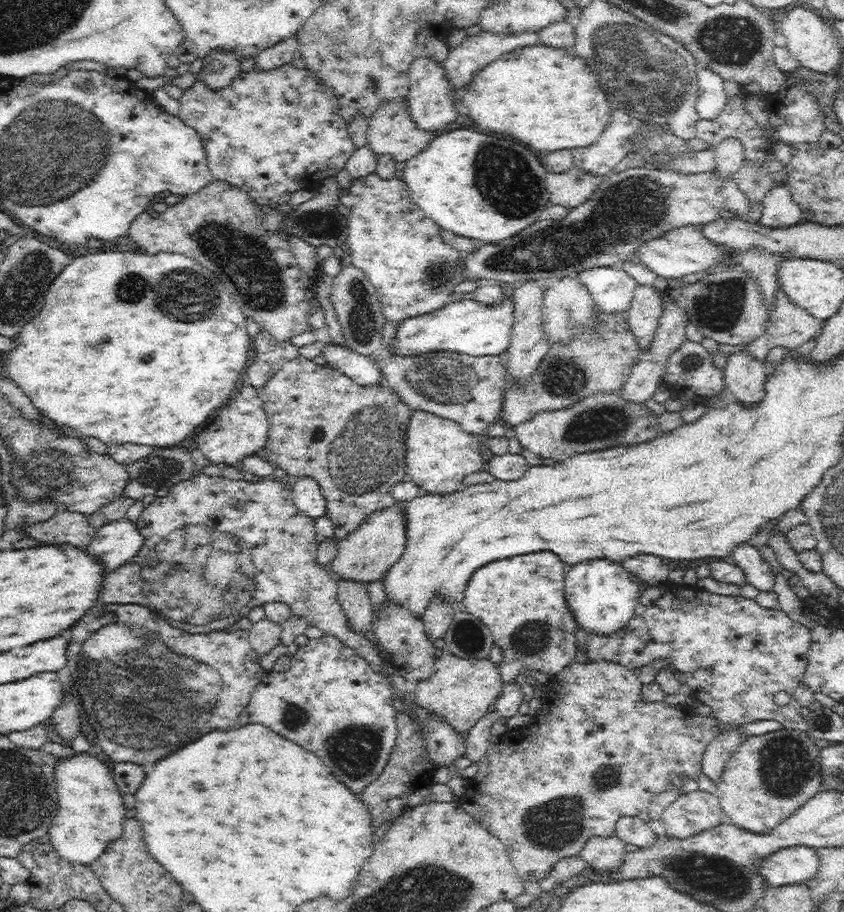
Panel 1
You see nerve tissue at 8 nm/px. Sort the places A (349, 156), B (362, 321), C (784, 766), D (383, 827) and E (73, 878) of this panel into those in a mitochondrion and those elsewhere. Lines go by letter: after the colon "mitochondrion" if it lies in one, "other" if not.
A: other
B: mitochondrion
C: mitochondrion
D: other
E: other

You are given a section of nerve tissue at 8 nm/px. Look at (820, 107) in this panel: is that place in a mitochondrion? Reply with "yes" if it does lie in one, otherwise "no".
no

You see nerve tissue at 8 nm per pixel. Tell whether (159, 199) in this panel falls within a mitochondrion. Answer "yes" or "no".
no

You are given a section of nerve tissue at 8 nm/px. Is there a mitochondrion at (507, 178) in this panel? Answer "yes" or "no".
yes

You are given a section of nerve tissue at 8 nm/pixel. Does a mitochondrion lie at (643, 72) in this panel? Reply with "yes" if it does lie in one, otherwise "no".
yes

